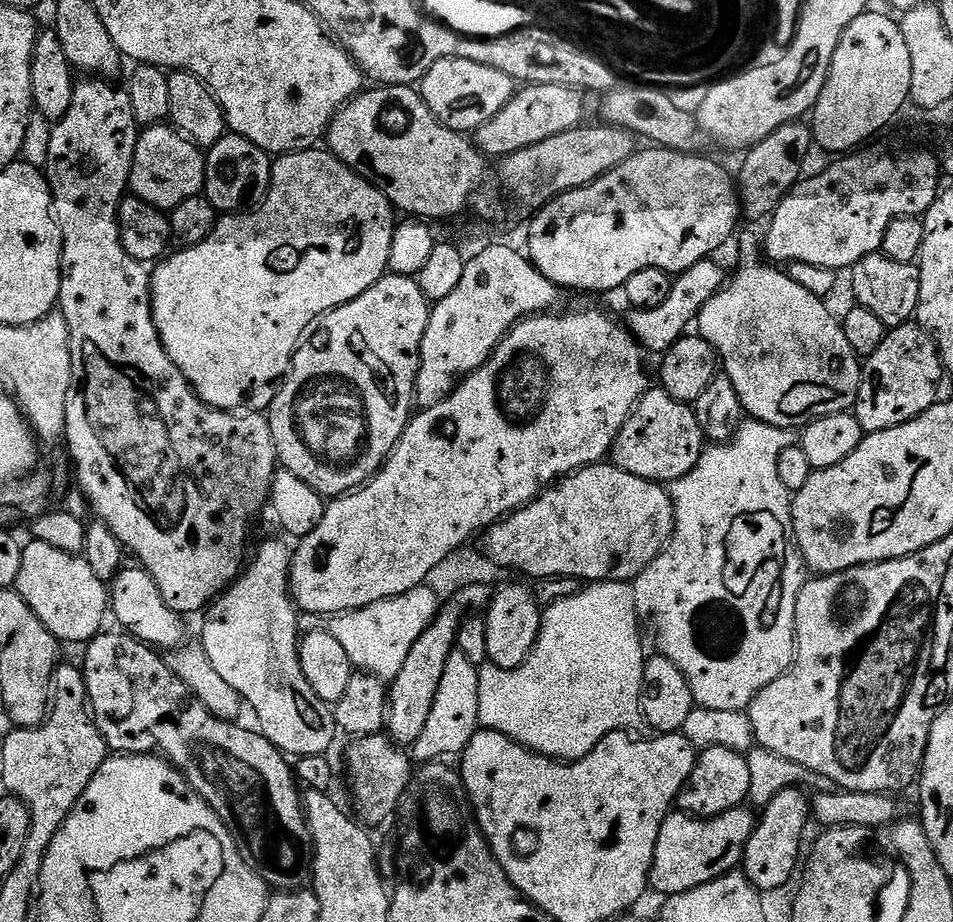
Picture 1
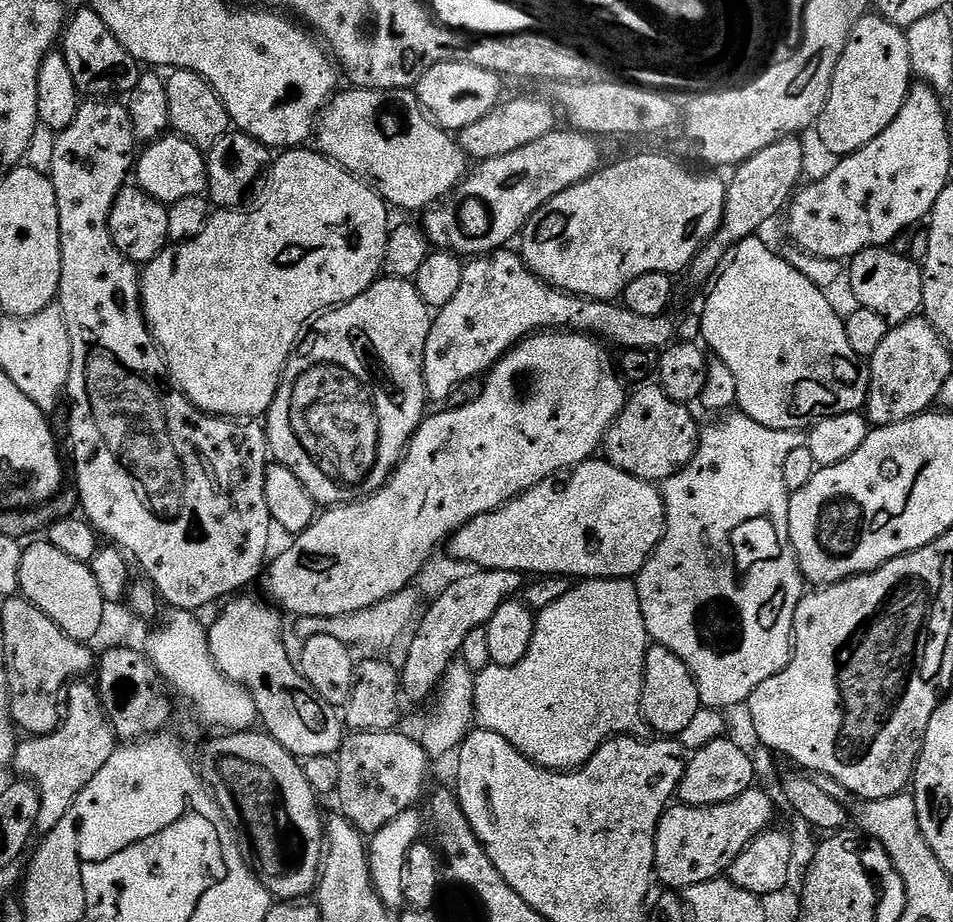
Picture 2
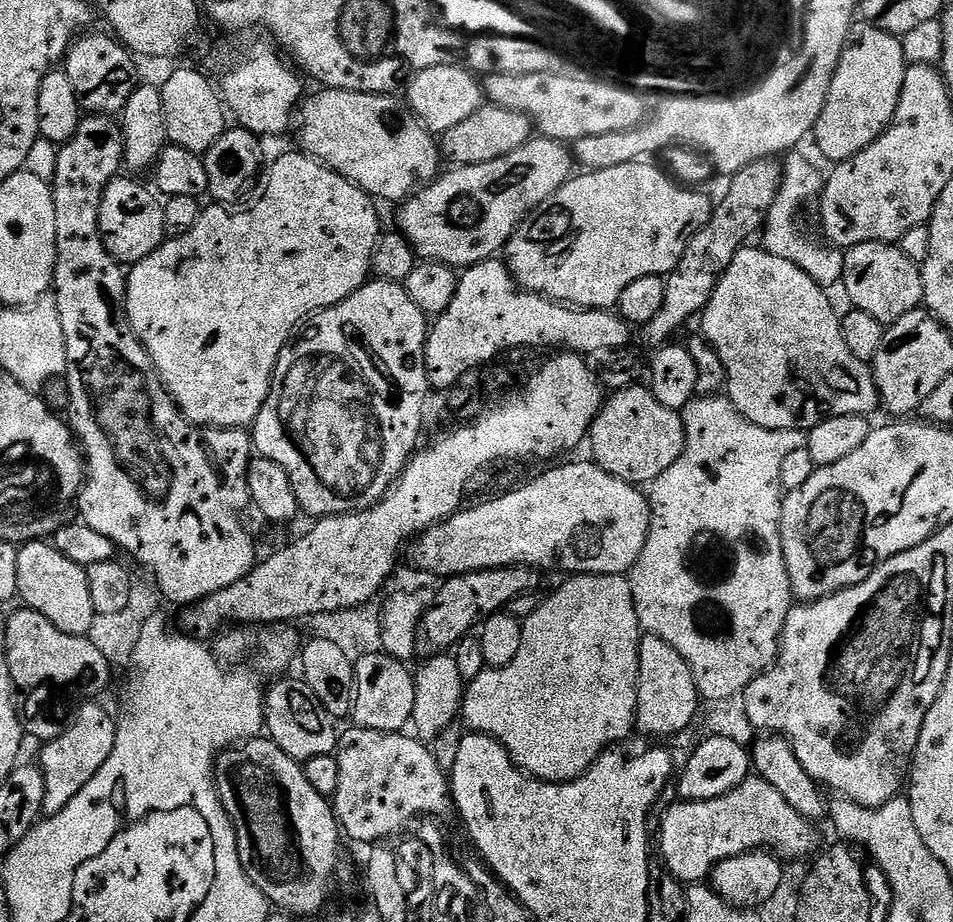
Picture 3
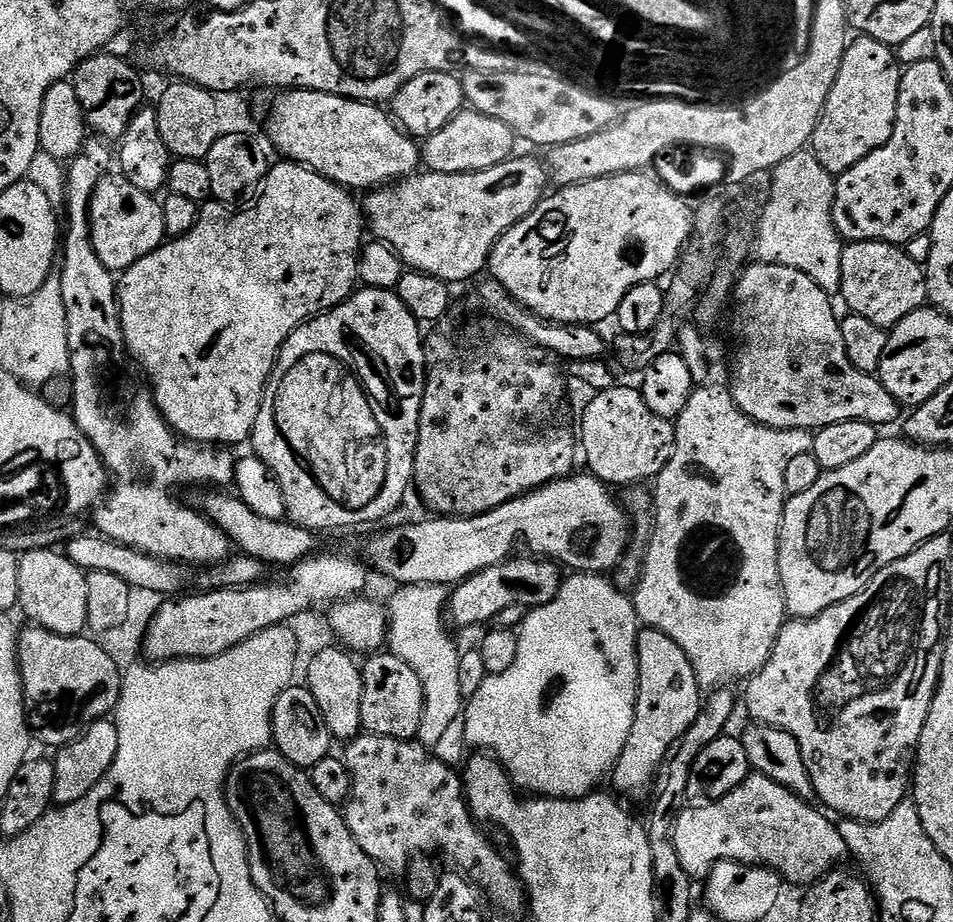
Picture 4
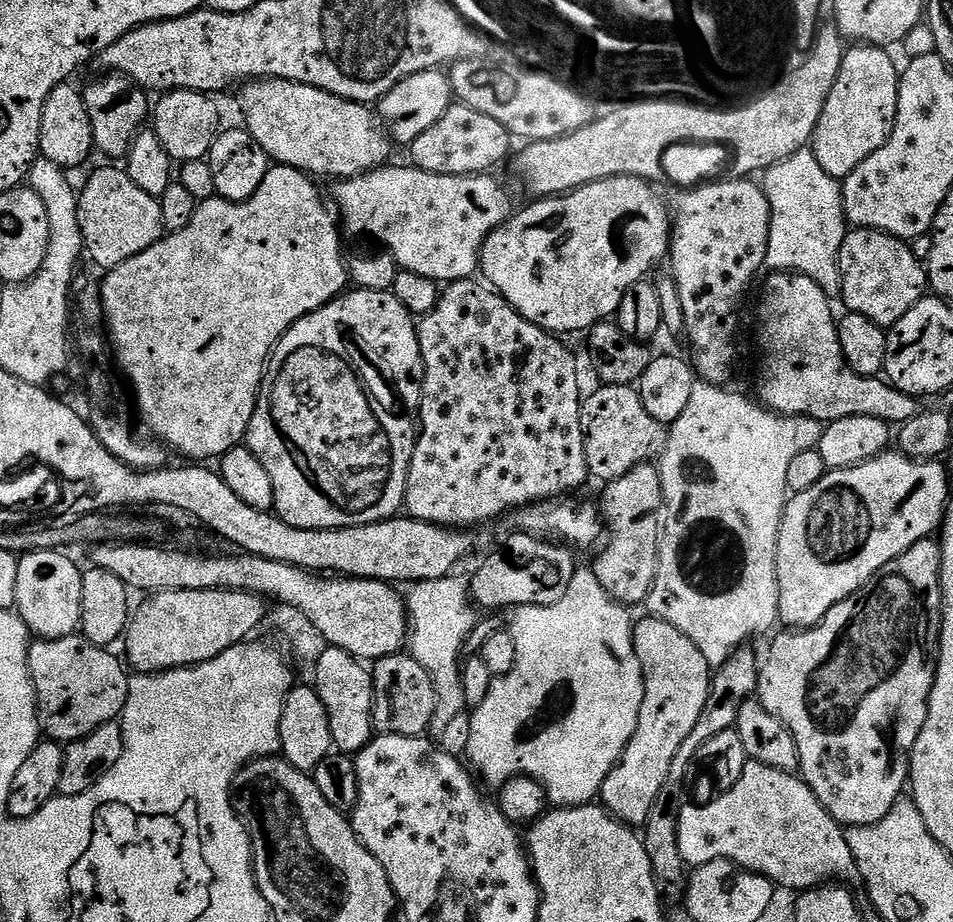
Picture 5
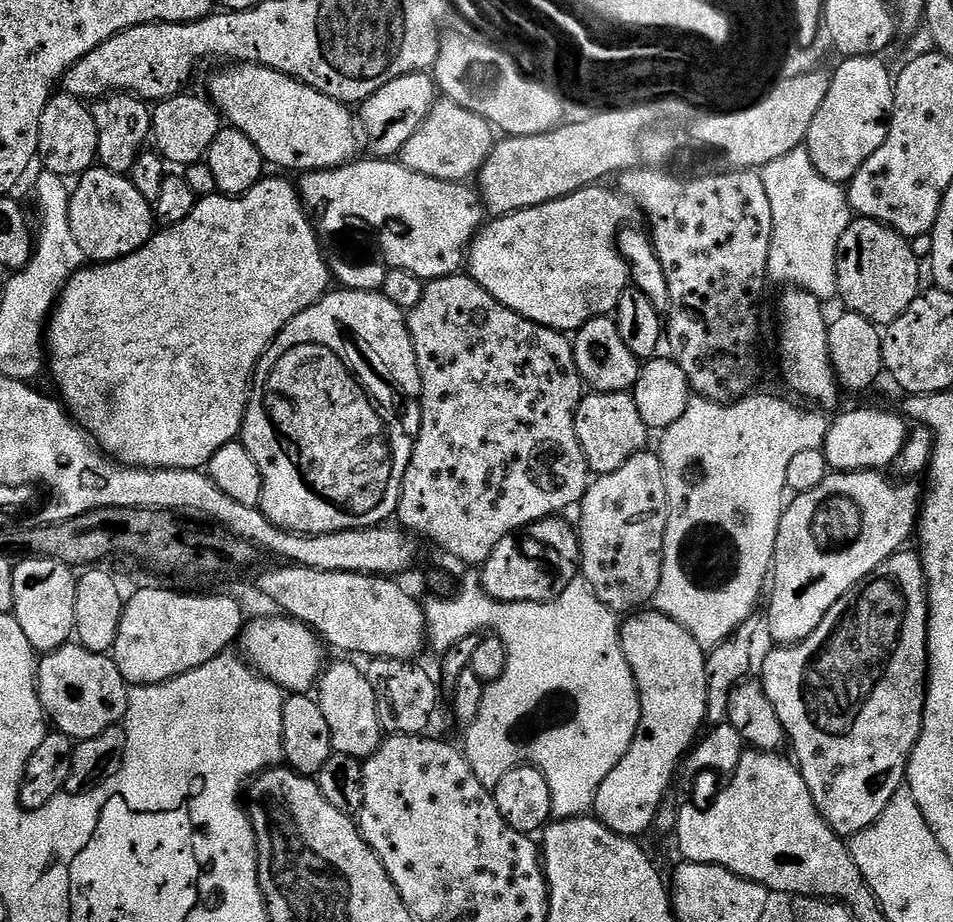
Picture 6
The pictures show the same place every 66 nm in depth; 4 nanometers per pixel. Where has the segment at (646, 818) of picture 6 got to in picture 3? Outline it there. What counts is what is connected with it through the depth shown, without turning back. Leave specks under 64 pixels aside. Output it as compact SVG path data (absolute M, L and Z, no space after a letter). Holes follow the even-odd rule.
M640 637L640 669L638 670L638 698L636 699L636 728L648 736L667 736L672 738L680 731L693 727L692 719L702 705L700 691L696 688L694 674L690 666L662 638Z

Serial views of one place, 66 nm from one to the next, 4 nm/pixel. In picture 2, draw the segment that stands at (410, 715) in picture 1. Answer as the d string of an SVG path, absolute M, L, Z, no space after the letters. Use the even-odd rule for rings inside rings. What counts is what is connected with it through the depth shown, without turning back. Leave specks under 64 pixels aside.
M478 570L470 578L454 582L445 593L433 599L411 633L413 636L408 644L408 657L404 660L404 668L402 664L399 669L403 699L424 700L428 695L431 697L446 674L448 665L459 657L462 642L466 642L466 634L488 625L490 618L494 618L494 610L513 599L525 584L525 577L518 572Z

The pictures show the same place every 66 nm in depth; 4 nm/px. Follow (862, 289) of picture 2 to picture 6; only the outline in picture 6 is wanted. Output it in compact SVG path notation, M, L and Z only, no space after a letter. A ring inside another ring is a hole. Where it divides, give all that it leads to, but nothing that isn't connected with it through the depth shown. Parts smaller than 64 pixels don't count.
M853 219L846 234L842 234L842 242L838 242L838 258L836 259L838 286L836 290L839 303L844 303L843 307L847 311L866 318L874 325L892 324L898 318L902 318L902 314L906 314L910 302L914 302L914 298L922 291L920 264L922 264L921 257L914 254L909 237L901 236L900 233L888 228L885 224L880 224L877 220Z

